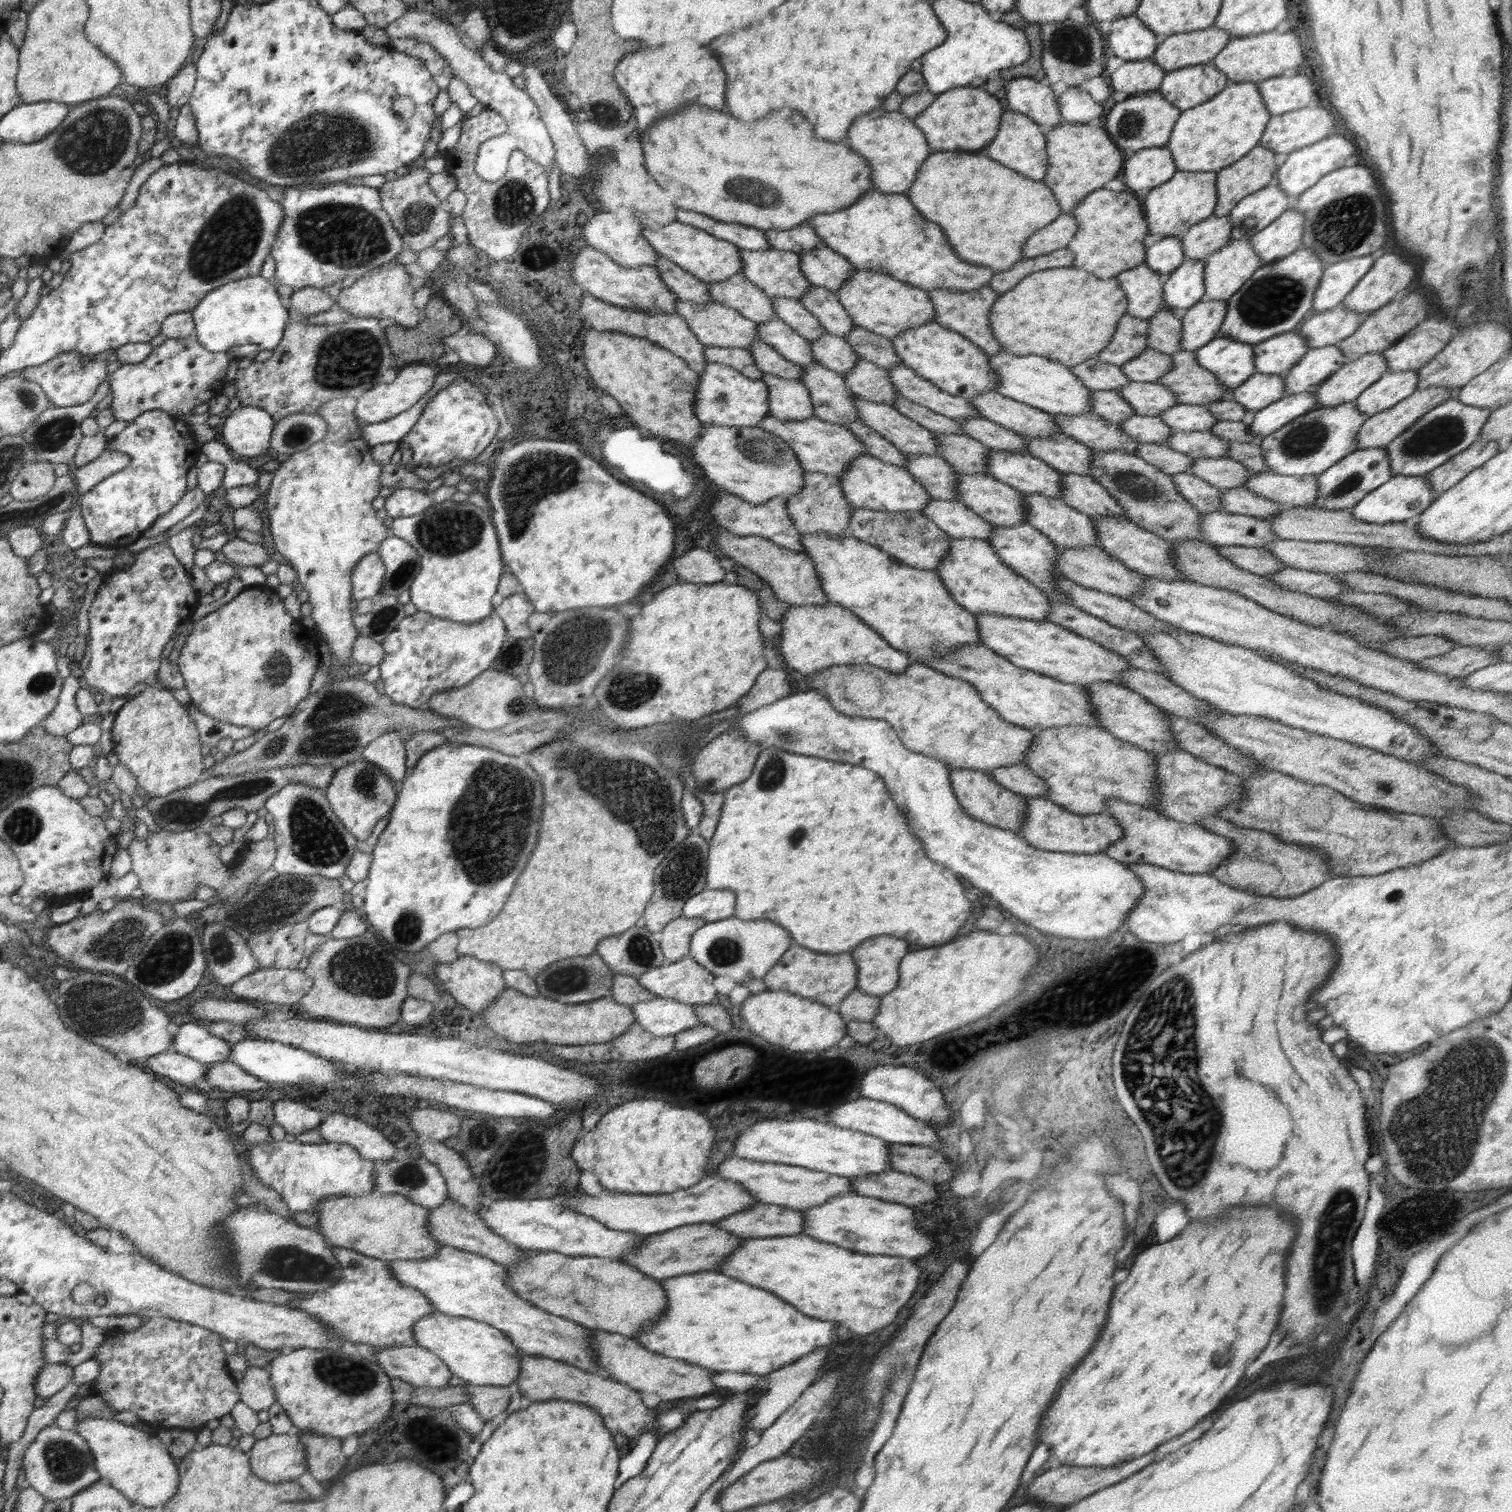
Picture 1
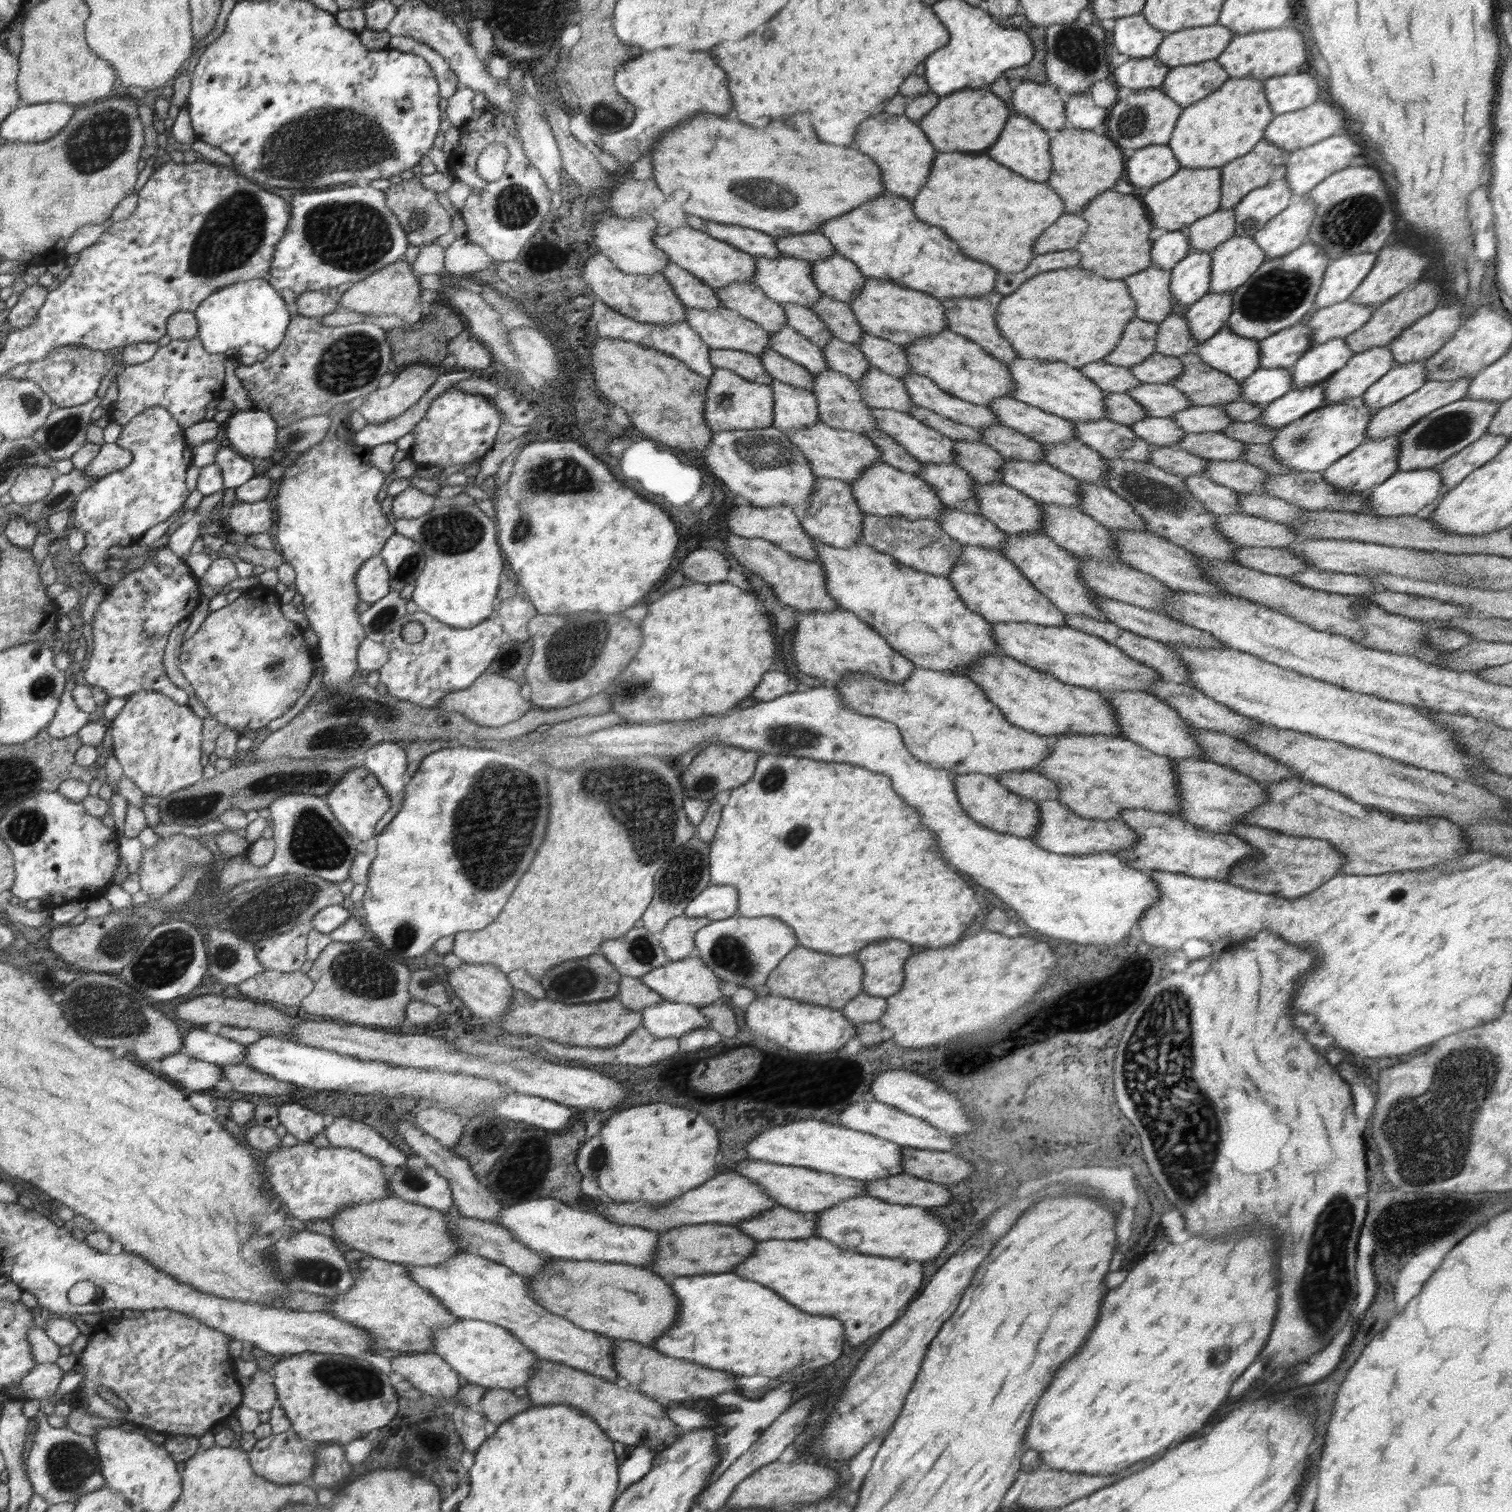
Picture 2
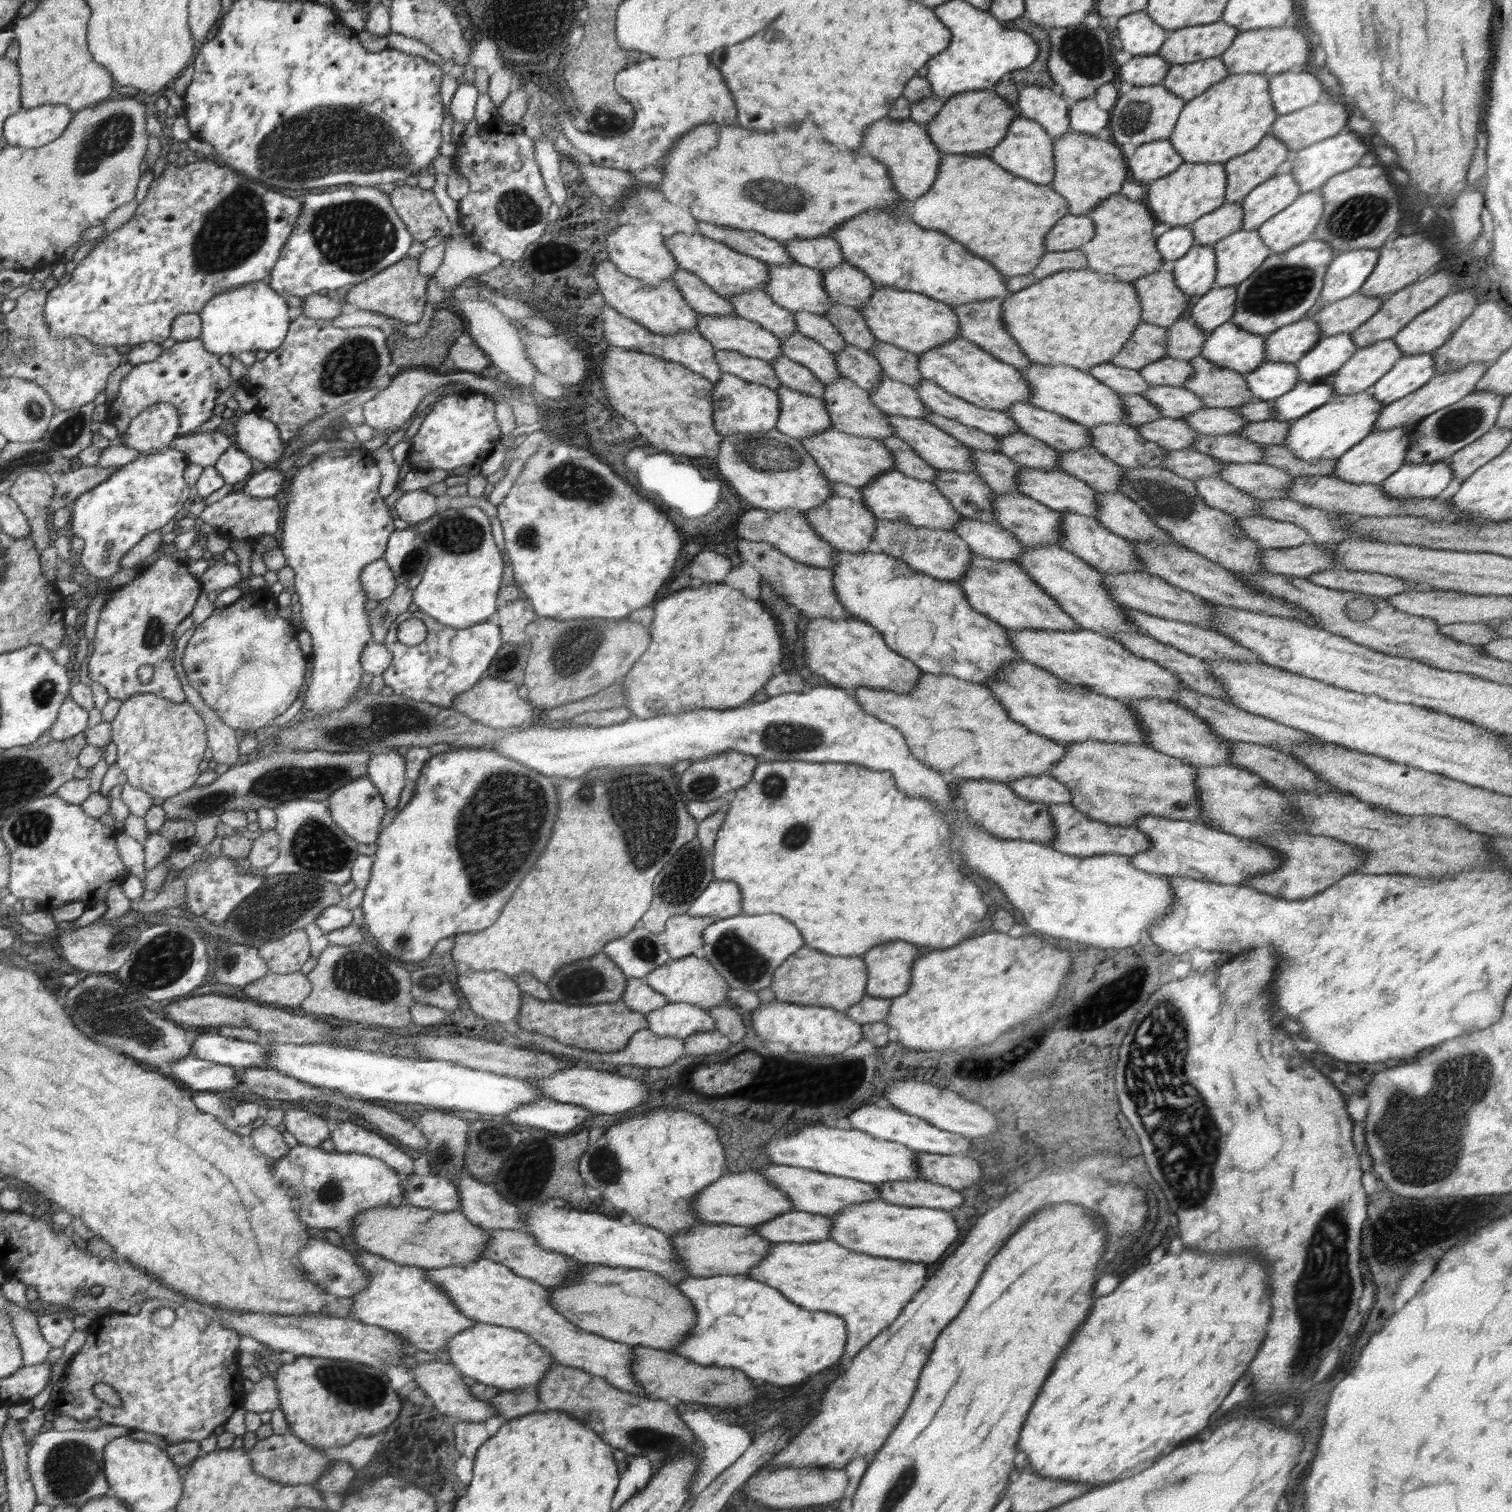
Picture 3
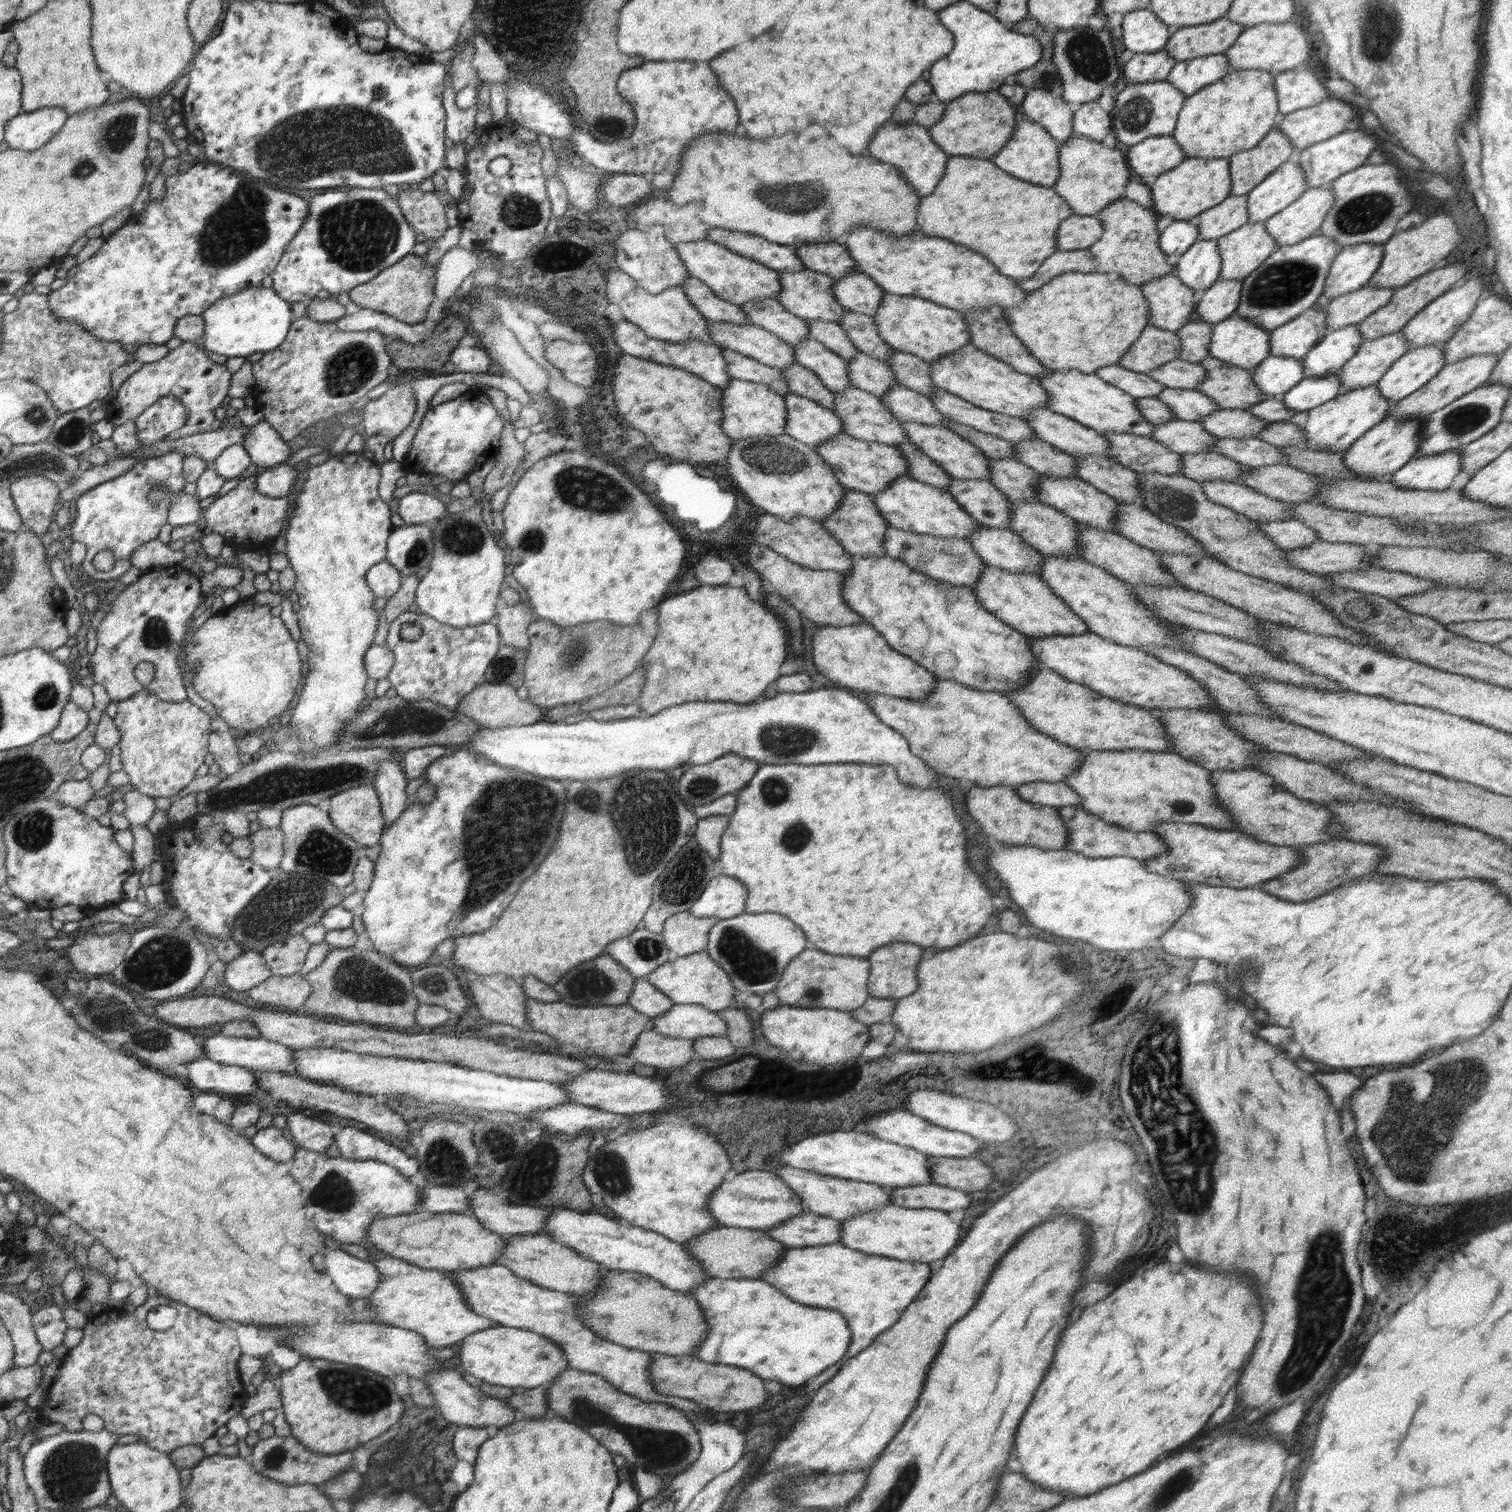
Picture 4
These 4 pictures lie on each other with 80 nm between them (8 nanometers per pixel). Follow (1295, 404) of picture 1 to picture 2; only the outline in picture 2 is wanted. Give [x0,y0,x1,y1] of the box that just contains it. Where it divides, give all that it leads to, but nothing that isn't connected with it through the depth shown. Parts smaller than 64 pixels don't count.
[1257,385,1324,428]

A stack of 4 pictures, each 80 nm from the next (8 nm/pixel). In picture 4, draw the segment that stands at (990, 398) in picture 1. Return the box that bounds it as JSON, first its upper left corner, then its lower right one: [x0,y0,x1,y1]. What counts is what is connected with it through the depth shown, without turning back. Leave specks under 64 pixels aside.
[1024,409,1109,457]

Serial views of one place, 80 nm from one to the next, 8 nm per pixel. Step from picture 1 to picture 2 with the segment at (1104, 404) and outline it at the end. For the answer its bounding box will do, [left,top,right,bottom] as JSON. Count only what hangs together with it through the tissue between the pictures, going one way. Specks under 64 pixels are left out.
[1103,392,1150,426]

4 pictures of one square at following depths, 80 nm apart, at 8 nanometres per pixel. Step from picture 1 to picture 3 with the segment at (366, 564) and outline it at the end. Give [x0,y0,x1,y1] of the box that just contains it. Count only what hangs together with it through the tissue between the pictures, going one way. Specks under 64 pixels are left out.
[362,560,398,603]

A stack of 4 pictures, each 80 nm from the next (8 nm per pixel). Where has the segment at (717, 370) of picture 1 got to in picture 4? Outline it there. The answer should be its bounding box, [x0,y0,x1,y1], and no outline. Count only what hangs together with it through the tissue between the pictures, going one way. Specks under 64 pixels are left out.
[722,378,786,440]

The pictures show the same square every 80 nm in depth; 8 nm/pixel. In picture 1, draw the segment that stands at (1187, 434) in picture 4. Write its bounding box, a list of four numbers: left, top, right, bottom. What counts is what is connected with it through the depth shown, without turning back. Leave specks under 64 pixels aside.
[1118,415,1176,443]

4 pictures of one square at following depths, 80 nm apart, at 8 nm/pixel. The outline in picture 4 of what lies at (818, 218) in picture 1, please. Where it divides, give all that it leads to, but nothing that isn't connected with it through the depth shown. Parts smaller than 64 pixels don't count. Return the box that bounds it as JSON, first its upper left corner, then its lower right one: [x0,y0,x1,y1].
[844,225,1027,312]

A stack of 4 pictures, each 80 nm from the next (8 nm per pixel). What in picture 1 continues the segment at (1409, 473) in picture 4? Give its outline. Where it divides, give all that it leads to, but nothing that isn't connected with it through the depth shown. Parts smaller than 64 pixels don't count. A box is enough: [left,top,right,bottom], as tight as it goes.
[1352,475,1433,524]

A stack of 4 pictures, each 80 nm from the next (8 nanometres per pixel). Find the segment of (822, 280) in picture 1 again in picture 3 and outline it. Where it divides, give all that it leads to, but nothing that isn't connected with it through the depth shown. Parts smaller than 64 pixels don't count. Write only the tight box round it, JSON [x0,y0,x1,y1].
[822,261,876,309]

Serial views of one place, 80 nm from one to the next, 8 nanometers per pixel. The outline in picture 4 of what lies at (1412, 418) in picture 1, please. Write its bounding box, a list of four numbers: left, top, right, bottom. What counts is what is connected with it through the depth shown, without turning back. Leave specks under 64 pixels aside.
[1387,354,1499,418]

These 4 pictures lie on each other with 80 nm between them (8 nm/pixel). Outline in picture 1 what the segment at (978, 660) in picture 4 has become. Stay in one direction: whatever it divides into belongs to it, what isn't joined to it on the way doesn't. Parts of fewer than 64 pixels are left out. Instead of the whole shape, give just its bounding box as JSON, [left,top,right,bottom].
[803,534,982,662]

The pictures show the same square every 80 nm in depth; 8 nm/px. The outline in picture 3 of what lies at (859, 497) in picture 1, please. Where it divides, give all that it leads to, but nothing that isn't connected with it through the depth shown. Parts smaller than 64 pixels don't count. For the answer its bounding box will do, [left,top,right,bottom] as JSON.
[860,469,964,532]

